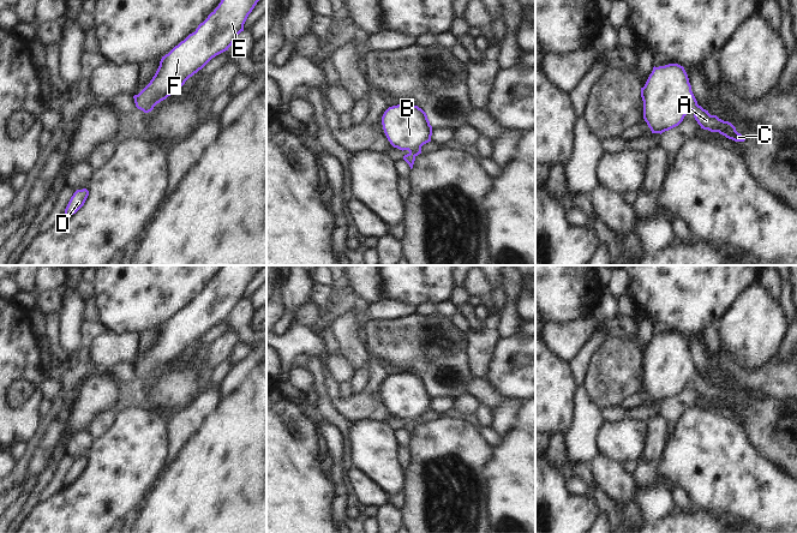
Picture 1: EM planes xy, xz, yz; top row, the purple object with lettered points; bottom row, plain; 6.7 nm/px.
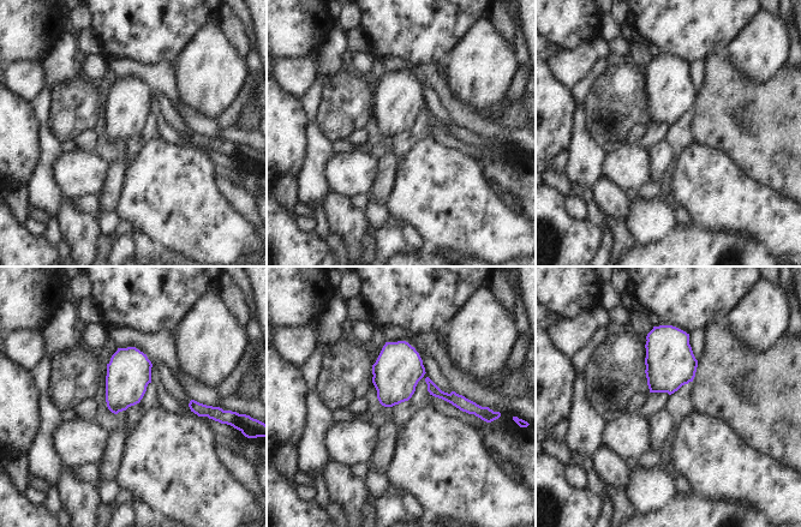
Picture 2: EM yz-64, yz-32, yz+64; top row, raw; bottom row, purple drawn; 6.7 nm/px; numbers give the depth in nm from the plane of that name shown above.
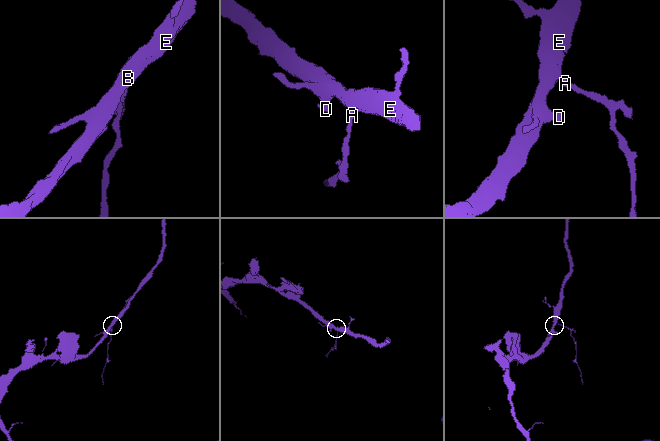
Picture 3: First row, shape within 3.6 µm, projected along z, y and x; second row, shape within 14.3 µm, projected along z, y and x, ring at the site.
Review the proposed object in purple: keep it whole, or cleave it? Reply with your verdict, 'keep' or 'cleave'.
keep

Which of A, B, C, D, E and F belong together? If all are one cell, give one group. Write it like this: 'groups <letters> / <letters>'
groups A B C D E F

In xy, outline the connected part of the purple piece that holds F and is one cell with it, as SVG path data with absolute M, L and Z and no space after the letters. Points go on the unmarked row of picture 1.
M224 265L194 301L162 325L150 352L134 364L136 376L149 382L181 357L212 327L228 319L263 265Z

